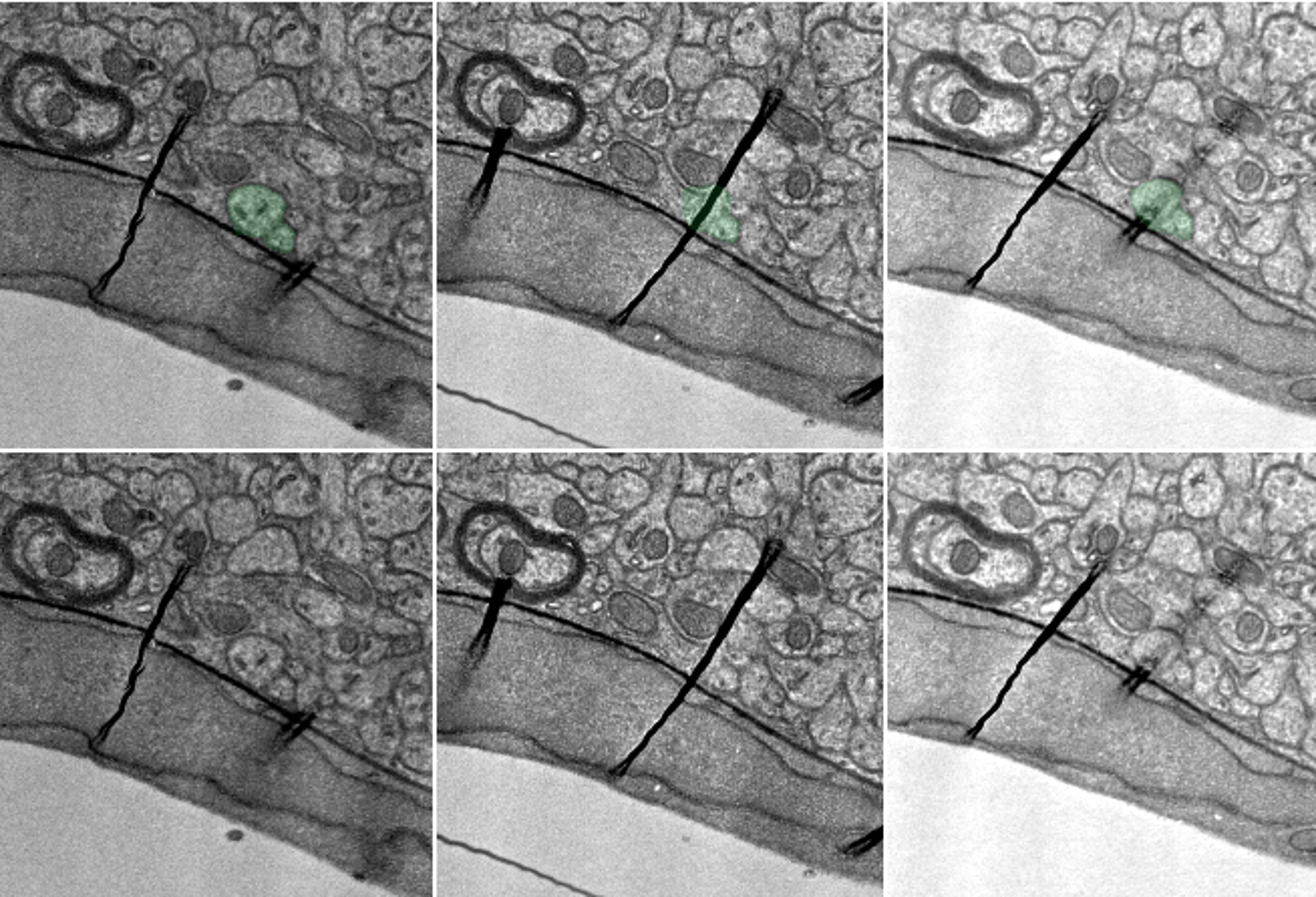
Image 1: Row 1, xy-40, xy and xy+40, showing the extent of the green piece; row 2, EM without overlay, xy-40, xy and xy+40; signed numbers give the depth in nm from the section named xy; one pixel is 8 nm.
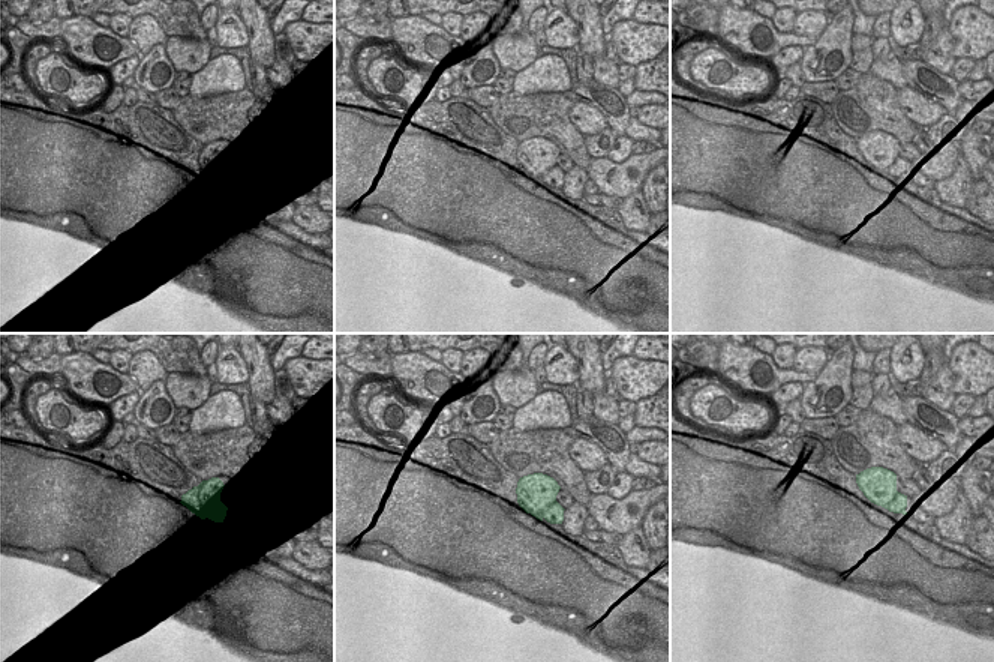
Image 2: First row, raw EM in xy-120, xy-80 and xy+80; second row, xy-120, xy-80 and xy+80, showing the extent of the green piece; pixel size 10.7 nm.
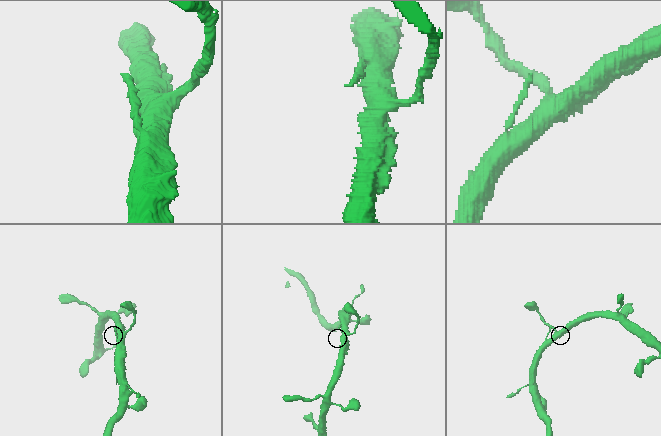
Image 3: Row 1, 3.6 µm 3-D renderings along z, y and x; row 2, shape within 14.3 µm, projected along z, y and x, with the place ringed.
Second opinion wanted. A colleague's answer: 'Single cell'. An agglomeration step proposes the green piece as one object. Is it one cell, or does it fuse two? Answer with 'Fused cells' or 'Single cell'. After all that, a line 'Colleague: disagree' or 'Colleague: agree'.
Single cell.
Colleague: agree

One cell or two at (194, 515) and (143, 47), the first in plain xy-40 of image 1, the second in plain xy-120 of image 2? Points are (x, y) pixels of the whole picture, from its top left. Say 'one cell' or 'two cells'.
two cells

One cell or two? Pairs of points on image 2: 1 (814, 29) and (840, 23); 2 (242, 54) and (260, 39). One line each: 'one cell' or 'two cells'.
1: two cells
2: two cells

